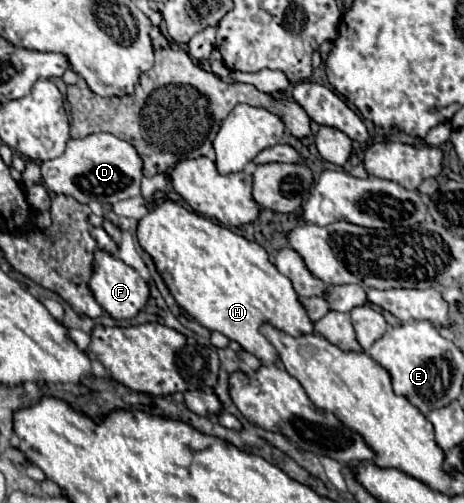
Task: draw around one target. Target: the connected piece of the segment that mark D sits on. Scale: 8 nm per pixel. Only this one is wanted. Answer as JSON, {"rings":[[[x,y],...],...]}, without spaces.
{"rings":[[[106,132],[90,134],[80,140],[70,138],[66,152],[54,160],[42,162],[40,168],[42,180],[48,190],[52,190],[54,194],[72,196],[82,204],[88,204],[92,200],[114,204],[118,200],[140,196],[142,158],[134,150],[134,146],[130,146],[130,142],[124,142]]]}

